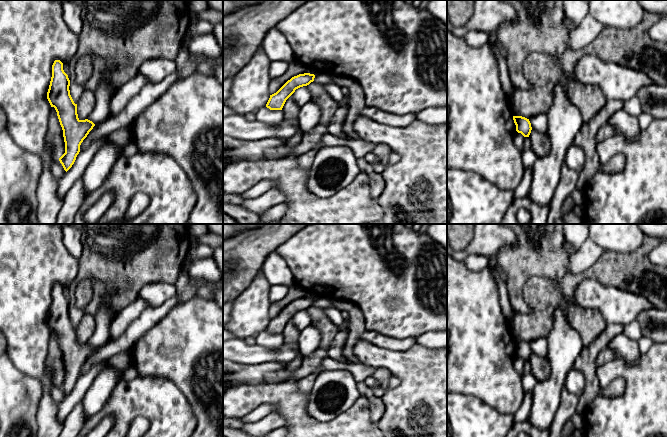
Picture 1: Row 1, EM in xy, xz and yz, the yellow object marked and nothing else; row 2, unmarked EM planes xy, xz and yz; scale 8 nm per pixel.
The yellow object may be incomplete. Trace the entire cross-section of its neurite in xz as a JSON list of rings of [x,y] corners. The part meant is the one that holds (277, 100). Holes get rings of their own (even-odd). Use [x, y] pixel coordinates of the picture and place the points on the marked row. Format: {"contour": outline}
{"contour": [[[310,73],[299,74],[288,80],[276,93],[270,95],[266,107],[270,110],[282,110],[286,100],[296,89],[307,86],[314,81],[315,75]]]}

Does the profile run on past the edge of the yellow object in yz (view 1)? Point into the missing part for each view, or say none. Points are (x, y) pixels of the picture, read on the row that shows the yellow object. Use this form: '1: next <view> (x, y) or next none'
1: next none

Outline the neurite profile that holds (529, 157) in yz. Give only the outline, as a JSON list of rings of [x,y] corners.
[[[532,148],[522,152],[522,162],[523,162],[524,168],[531,168],[532,169],[537,158],[538,157]]]

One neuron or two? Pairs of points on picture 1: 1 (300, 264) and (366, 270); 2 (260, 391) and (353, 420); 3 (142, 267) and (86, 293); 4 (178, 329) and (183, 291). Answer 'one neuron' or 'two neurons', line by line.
1: one neuron
2: one neuron
3: two neurons
4: two neurons

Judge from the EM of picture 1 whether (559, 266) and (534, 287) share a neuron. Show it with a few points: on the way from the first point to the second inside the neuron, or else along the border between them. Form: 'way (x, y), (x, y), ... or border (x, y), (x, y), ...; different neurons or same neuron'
border (546, 276), (532, 276), (524, 285); different neurons

